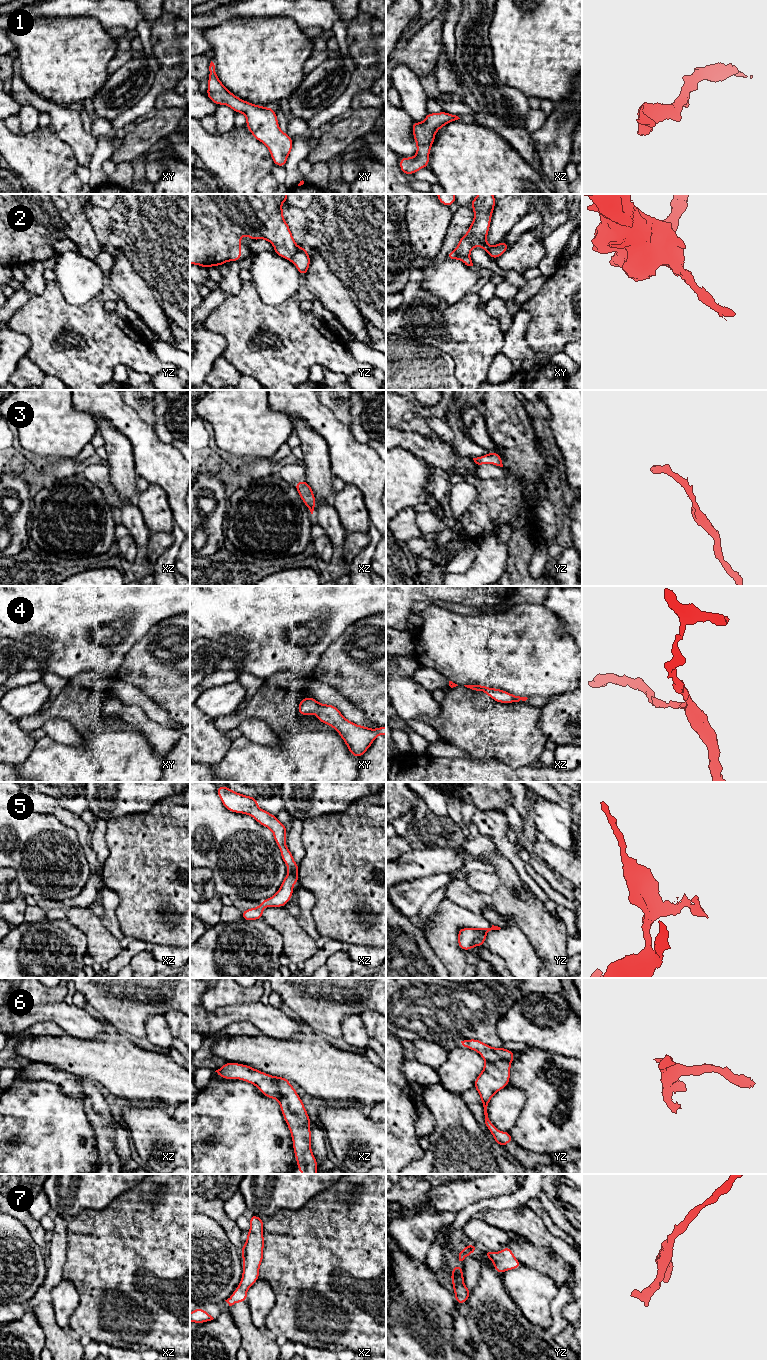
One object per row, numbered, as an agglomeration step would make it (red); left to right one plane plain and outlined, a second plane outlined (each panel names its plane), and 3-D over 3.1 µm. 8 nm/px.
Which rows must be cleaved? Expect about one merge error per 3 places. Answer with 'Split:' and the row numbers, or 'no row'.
Split: 2, 5, 6

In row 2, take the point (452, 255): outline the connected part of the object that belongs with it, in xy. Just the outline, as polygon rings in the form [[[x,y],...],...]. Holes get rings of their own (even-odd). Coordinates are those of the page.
[[[451,251],[446,255],[447,259],[450,260],[455,260],[455,259],[459,259],[461,260],[465,265],[467,266],[473,266],[472,260],[470,258],[470,256],[459,256],[455,251]]]

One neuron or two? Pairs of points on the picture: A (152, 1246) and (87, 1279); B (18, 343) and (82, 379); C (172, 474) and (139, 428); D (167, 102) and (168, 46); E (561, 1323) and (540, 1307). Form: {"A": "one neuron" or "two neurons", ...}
{"A": "one neuron", "B": "two neurons", "C": "one neuron", "D": "two neurons", "E": "two neurons"}

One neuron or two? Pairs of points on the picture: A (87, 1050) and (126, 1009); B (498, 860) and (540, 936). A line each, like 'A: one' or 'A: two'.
A: two
B: one

